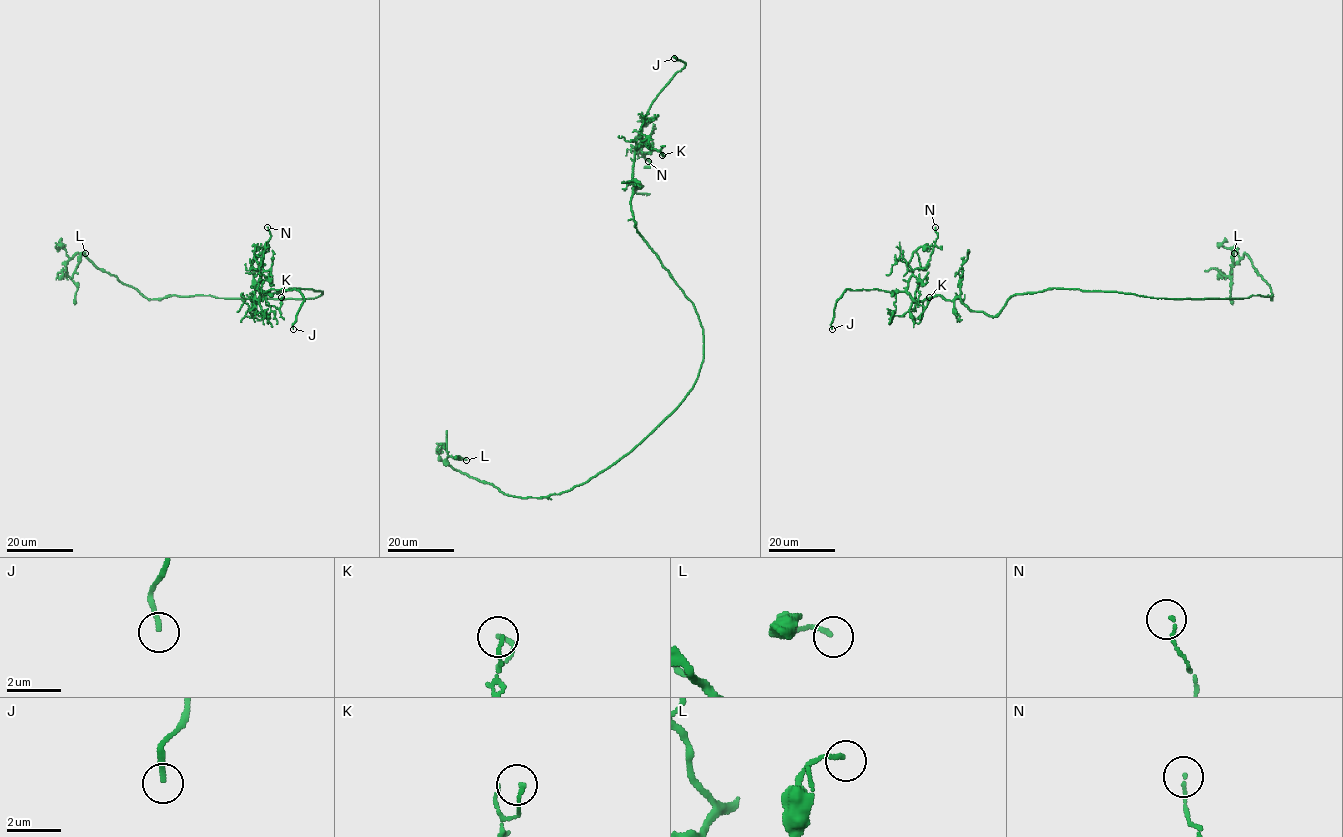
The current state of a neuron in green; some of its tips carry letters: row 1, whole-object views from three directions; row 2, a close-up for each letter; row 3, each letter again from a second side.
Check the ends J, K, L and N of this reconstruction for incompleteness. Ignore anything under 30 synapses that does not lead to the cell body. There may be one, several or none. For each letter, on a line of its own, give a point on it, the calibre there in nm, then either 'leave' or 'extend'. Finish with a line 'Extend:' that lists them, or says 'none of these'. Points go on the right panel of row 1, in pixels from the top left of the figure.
J: place (832, 329); calibre 170 nm; extend
K: place (929, 297); calibre 140 nm; leave
L: place (1234, 253); calibre 160 nm; leave
N: place (935, 227); calibre 100 nm; leave
Extend: J

